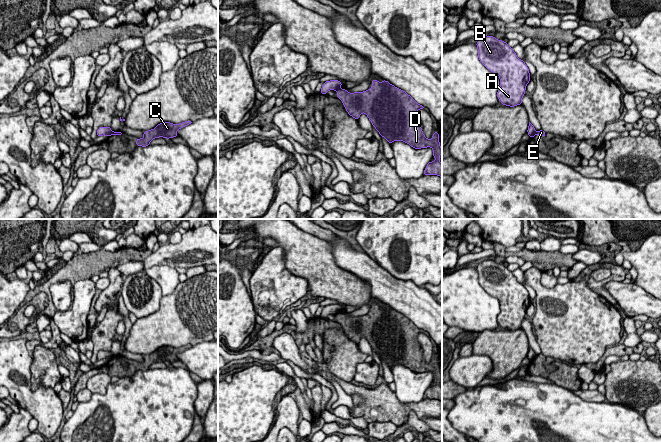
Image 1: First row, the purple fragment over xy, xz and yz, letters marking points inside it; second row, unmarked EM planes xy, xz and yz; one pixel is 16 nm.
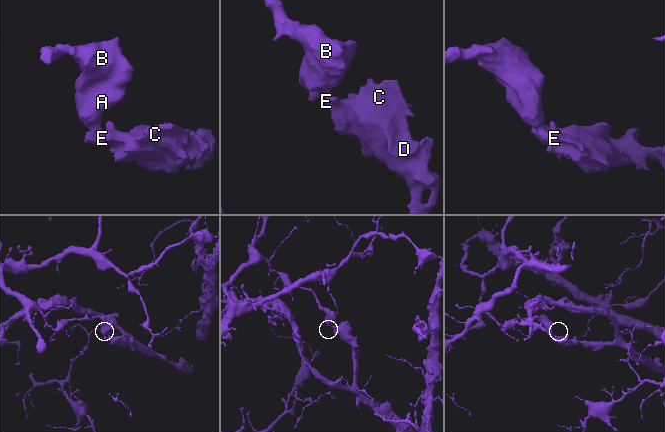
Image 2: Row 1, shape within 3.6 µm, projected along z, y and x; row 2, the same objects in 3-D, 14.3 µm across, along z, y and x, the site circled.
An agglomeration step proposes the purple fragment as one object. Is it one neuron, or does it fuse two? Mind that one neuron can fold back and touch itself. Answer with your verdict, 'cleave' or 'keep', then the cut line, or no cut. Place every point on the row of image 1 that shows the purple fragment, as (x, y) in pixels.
cleave; cut xz (339, 88), (337, 90)

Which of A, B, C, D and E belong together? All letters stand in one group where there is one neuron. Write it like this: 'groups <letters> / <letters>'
groups A B / C D E

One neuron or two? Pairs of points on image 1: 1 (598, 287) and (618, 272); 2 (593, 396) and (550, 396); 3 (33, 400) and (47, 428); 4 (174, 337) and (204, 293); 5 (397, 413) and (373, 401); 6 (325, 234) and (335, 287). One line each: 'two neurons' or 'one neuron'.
1: one neuron
2: two neurons
3: one neuron
4: one neuron
5: one neuron
6: two neurons

